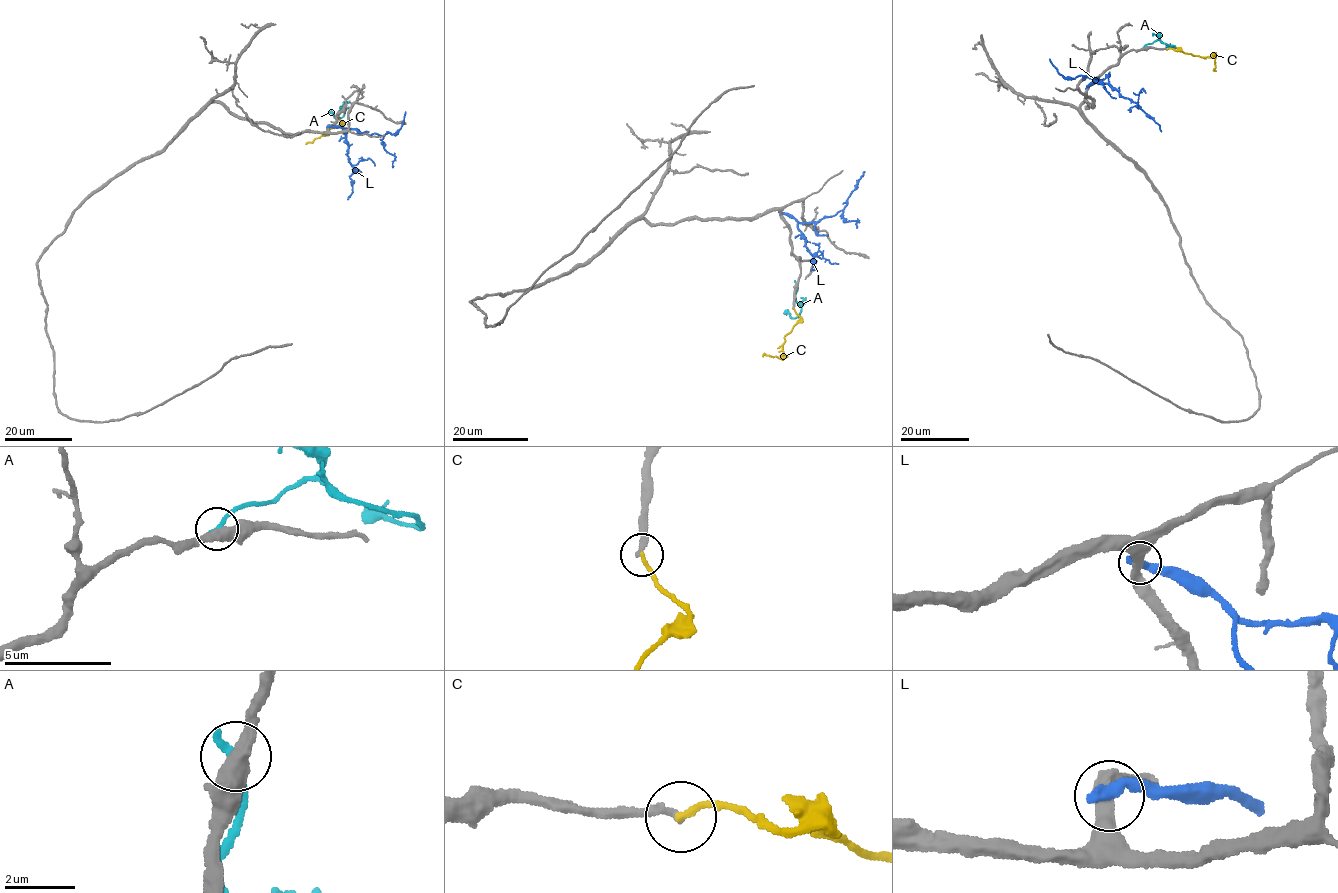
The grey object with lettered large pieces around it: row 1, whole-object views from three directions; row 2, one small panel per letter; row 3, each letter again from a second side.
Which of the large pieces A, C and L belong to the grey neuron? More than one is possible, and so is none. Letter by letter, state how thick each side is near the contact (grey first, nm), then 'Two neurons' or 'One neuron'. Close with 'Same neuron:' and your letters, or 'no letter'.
A: Thickness 460 nm (grey) against 280 nm. Two neurons
C: Thickness 260 nm (grey) against 180 nm. Two neurons
L: Thickness 380 nm (grey) against 420 nm. Two neurons
Same neuron: no letter

